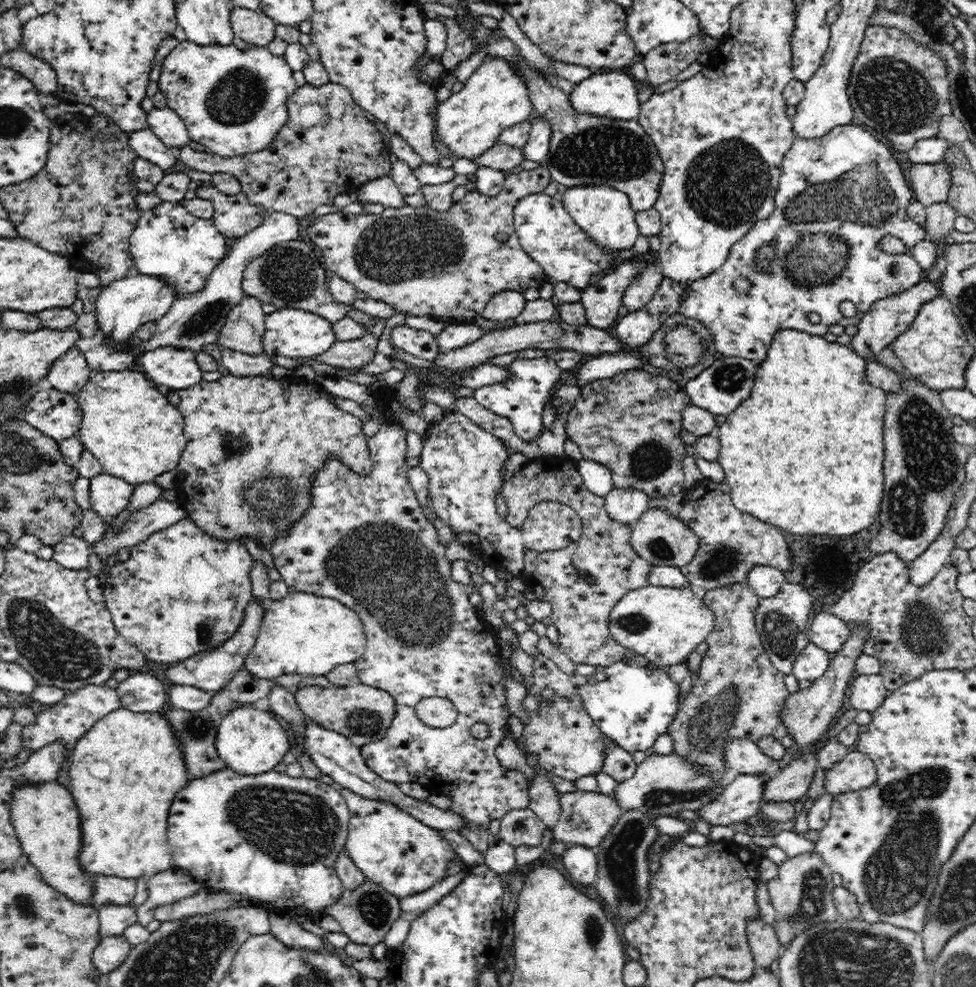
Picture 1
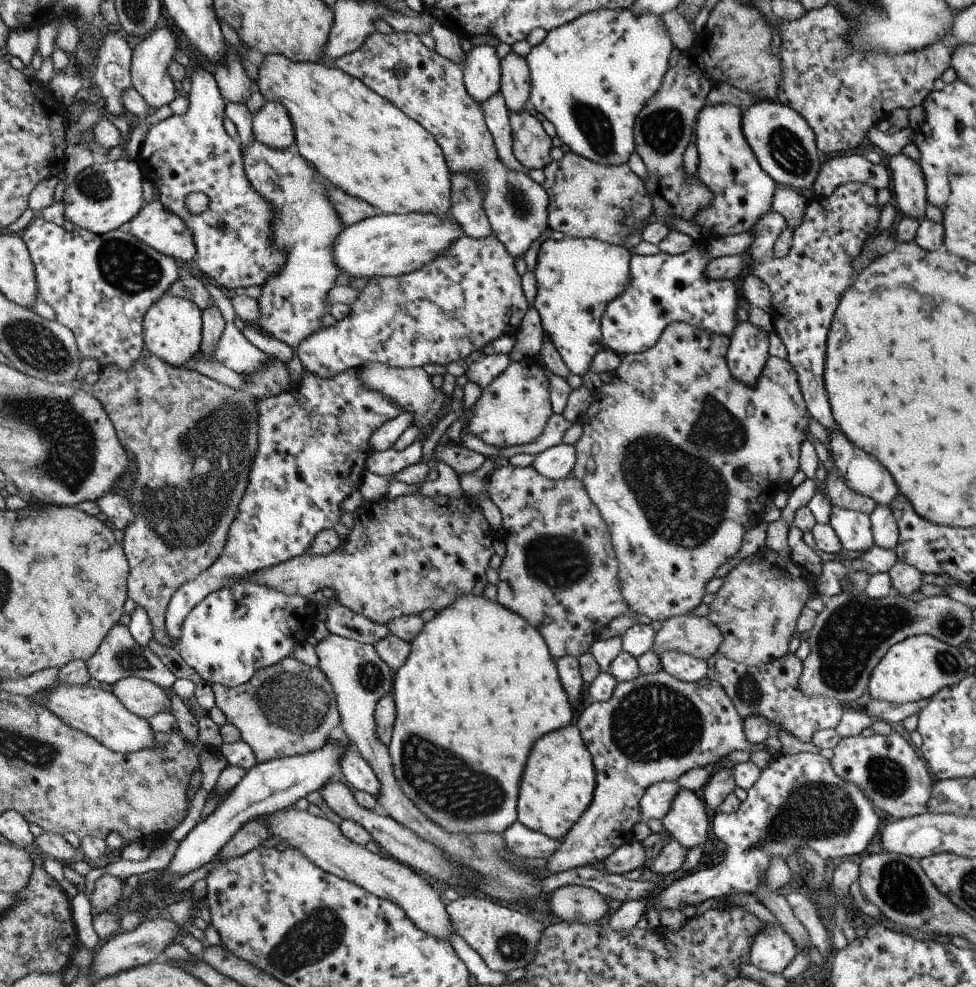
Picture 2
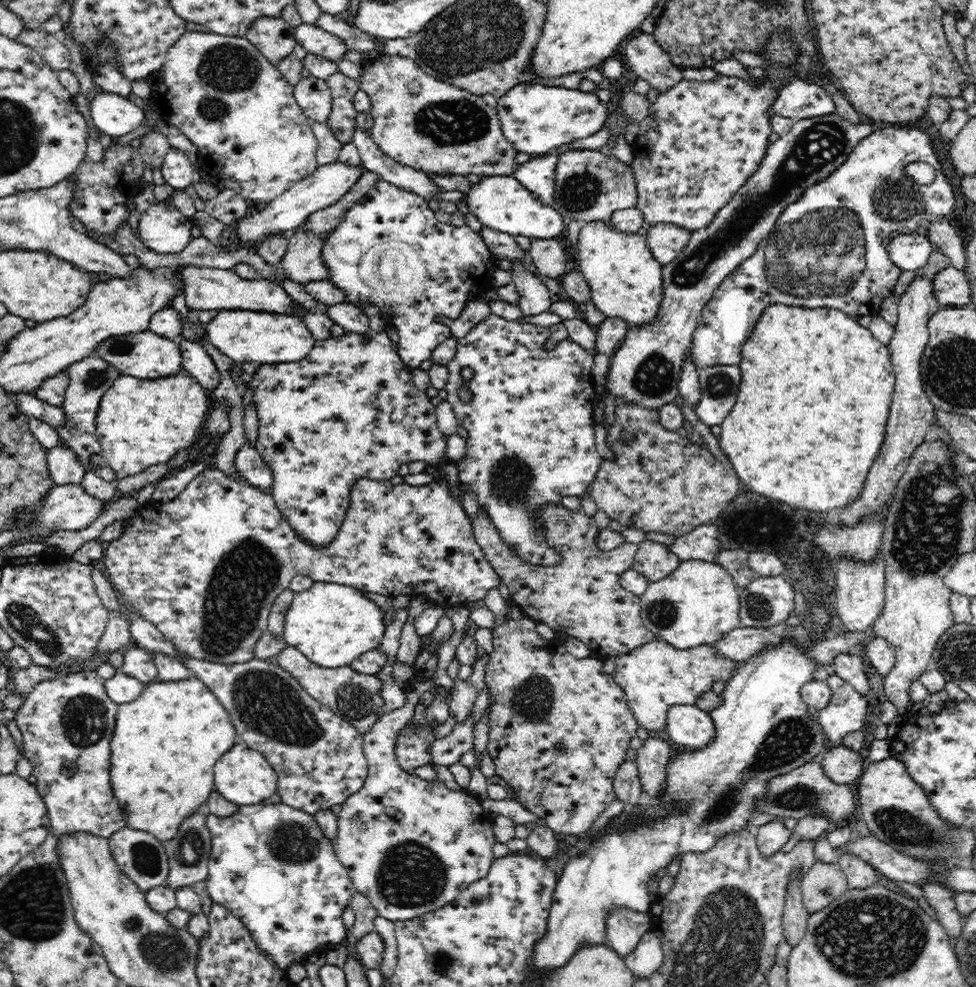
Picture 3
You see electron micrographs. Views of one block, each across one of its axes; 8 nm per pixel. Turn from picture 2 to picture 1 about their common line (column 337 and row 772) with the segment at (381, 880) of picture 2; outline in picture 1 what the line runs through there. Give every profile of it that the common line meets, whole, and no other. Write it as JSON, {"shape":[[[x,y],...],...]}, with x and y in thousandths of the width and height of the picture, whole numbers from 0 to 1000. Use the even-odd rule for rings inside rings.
{"shape":[[[871,762],[844,781],[846,804],[861,805],[891,798],[900,790],[897,774],[887,764]]]}

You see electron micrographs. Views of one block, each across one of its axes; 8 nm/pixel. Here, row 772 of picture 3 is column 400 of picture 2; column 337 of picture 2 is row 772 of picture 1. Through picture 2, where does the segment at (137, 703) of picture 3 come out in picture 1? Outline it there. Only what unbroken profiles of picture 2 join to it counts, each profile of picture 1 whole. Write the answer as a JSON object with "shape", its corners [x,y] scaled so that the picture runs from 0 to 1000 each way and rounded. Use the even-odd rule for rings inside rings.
{"shape":[[[127,716],[112,721],[78,752],[69,782],[72,786],[71,801],[82,825],[84,859],[80,864],[80,875],[85,883],[139,891],[177,878],[171,827],[175,813],[186,798],[191,798],[195,786],[189,773],[186,755],[182,753],[168,721],[135,721]]]}

